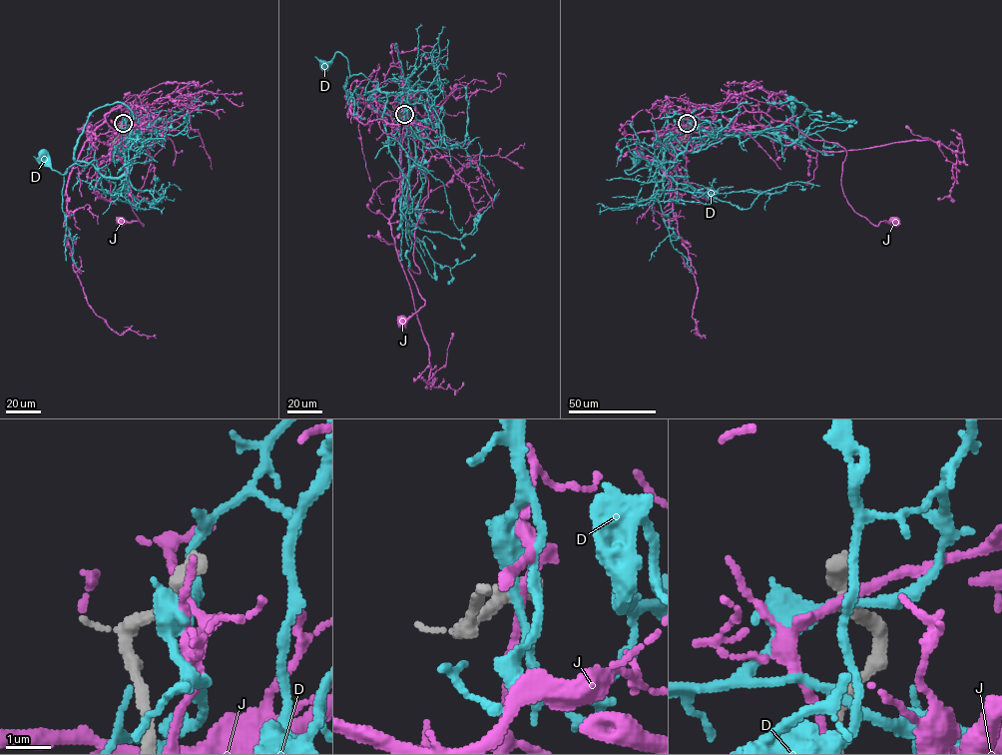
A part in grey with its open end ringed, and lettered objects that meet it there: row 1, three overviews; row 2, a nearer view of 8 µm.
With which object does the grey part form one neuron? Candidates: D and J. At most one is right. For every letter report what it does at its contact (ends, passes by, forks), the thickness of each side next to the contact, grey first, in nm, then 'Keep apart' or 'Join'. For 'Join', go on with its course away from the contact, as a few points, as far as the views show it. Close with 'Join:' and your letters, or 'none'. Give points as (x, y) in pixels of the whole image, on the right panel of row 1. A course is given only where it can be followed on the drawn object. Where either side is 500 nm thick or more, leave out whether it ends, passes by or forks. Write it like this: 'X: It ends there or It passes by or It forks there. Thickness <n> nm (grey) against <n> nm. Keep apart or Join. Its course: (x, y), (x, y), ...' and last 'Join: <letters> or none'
D: It passes by. Thickness 440 nm (grey) against 280 nm. Keep apart
J: It passes by. Thickness 480 nm (grey) against 180 nm. Keep apart
Join: none

